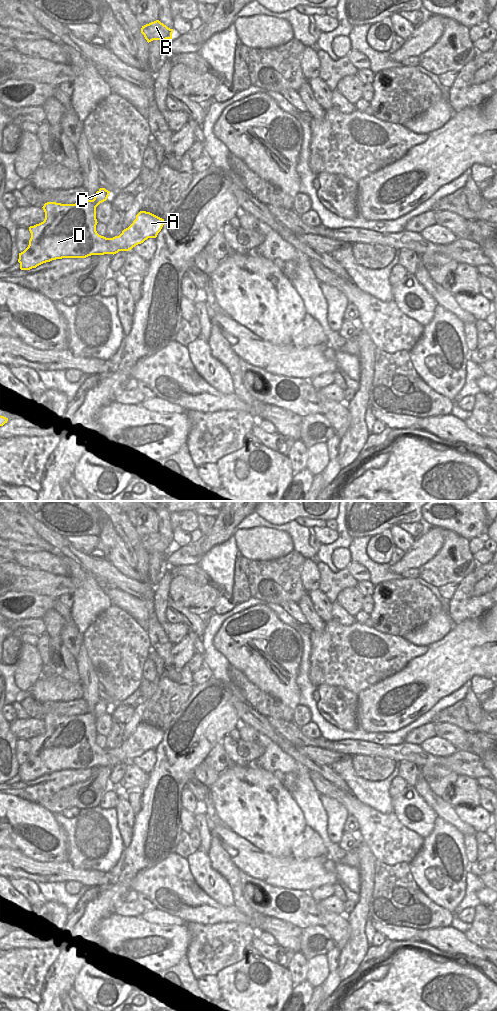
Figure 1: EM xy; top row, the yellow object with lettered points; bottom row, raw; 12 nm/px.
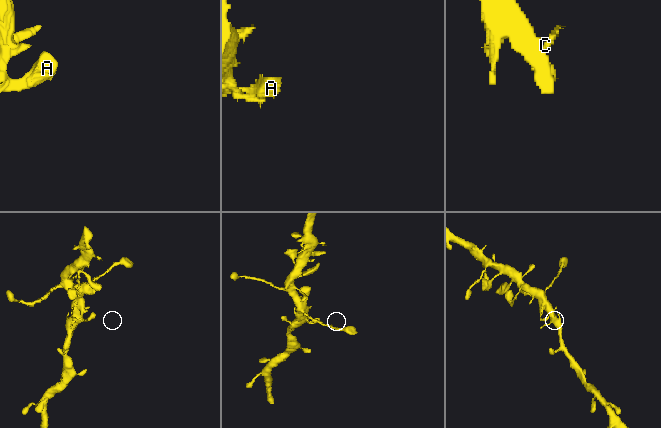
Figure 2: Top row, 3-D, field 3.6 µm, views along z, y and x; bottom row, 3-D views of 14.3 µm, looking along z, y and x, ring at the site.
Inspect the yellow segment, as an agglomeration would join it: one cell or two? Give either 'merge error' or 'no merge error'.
no merge error

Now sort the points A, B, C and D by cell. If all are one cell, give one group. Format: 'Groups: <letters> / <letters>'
Groups: A B C D

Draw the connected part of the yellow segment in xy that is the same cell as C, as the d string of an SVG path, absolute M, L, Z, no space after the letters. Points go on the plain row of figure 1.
M100 700L93 712L84 715L61 716L47 714L42 719L45 724L43 734L29 739L31 750L28 759L19 765L21 782L30 782L37 778L62 770L86 770L91 767L116 766L129 763L148 750L156 750L164 737L164 731L146 723L140 723L136 731L119 748L106 750L96 743L96 719L107 712L110 703Z

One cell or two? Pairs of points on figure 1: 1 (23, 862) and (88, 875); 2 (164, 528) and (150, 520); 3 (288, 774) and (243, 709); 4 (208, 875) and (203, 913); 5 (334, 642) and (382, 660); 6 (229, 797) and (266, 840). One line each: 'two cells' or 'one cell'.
1: one cell
2: two cells
3: two cells
4: two cells
5: one cell
6: one cell

